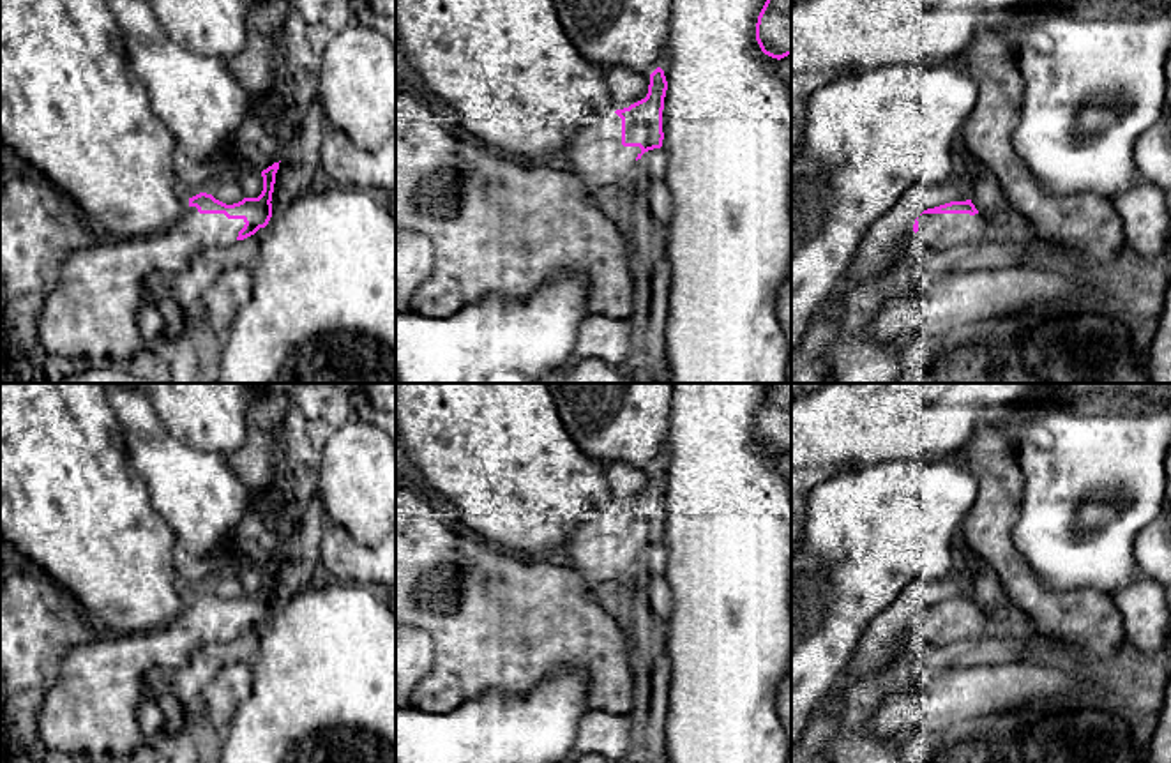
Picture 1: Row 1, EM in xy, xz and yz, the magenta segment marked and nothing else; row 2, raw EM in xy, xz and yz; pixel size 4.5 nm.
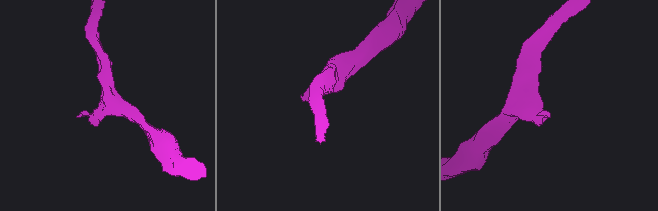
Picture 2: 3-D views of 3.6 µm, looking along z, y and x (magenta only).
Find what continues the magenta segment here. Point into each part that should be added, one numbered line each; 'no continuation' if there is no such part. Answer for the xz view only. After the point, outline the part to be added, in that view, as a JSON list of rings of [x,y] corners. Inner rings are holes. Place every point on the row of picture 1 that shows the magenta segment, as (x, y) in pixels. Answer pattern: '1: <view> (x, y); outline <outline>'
1: xz (596, 154); outline [[[613,113],[578,129],[556,164],[578,175],[586,191],[602,194],[632,177],[639,154],[639,147],[622,145],[622,118]]]

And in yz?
1: yz (933, 228); outline [[[922,214],[917,237],[929,246],[973,244],[989,231],[980,214]]]

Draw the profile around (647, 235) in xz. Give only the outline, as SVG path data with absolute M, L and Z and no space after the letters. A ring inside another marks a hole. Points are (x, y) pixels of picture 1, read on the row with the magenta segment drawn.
M632 175L620 193L620 217L625 224L632 260L641 284L652 277L657 261L666 254L668 228L653 215L645 194L634 185Z

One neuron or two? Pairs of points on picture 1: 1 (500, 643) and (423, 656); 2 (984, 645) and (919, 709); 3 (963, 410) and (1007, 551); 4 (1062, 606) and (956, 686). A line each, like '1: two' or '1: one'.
1: two
2: two
3: two
4: two

